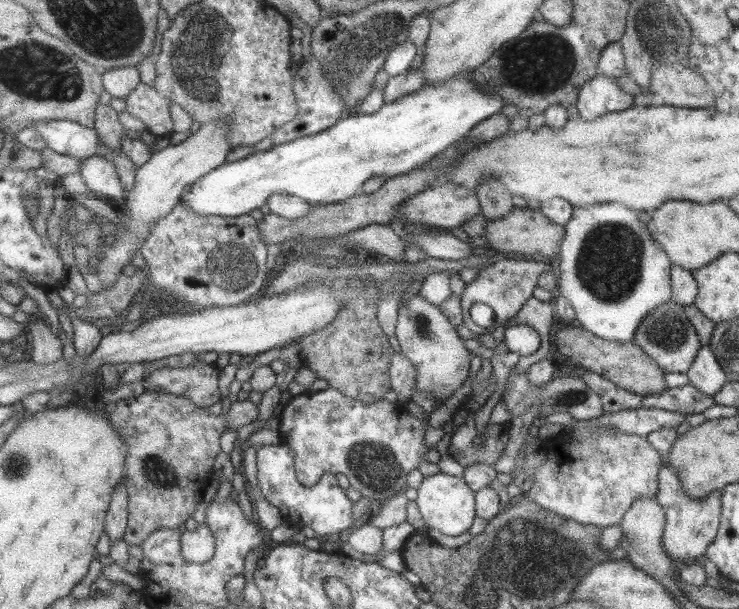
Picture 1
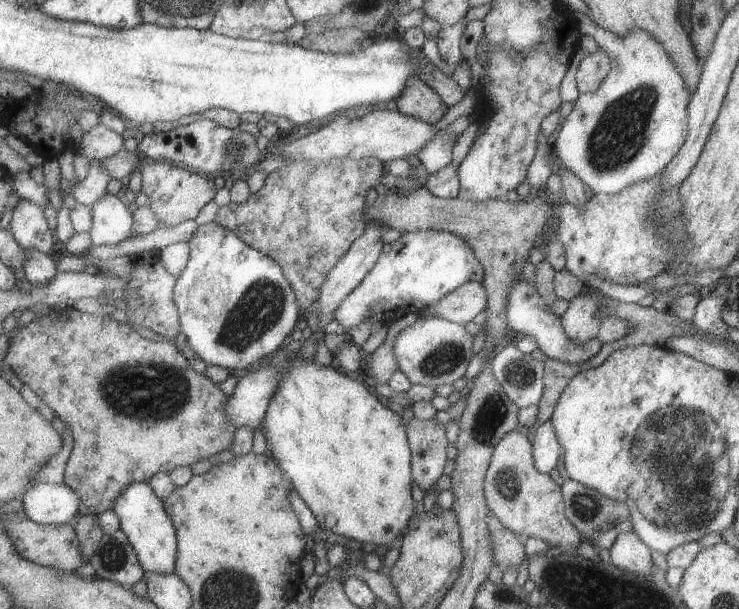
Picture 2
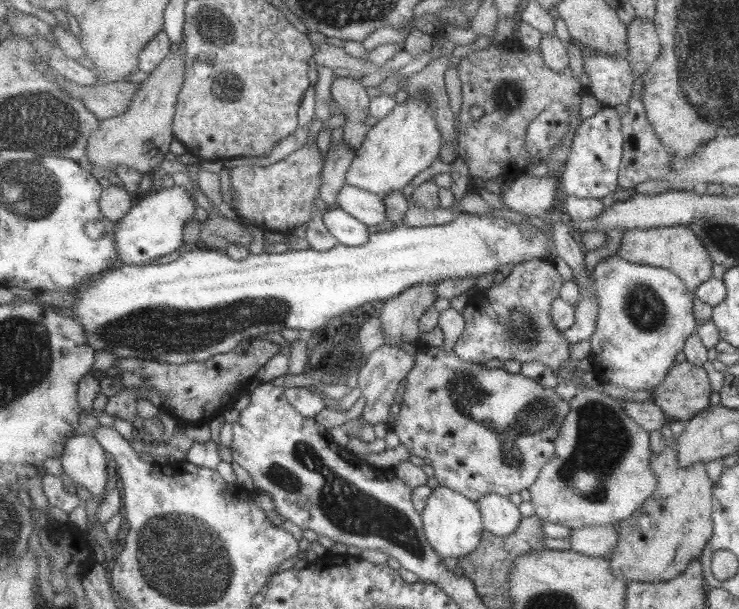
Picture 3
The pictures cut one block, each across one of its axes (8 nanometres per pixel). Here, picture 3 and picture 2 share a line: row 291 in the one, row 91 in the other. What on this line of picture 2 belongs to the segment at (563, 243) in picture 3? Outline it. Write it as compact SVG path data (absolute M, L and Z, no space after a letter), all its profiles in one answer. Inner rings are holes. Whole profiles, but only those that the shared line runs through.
M601 47L586 56L578 68L576 75L577 87L580 93L593 93L600 88L604 78L611 69L610 56Z

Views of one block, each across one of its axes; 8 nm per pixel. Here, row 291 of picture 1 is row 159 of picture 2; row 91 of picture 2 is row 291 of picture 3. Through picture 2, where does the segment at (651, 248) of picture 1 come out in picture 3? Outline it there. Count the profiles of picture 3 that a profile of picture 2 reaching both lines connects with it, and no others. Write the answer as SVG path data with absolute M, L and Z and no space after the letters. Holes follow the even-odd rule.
M617 253L600 262L592 275L592 290L596 291L596 329L590 338L593 371L601 382L623 385L634 392L654 390L672 364L676 354L682 352L687 339L697 330L693 313L695 296L680 277L666 268L646 264L633 264L623 260Z

